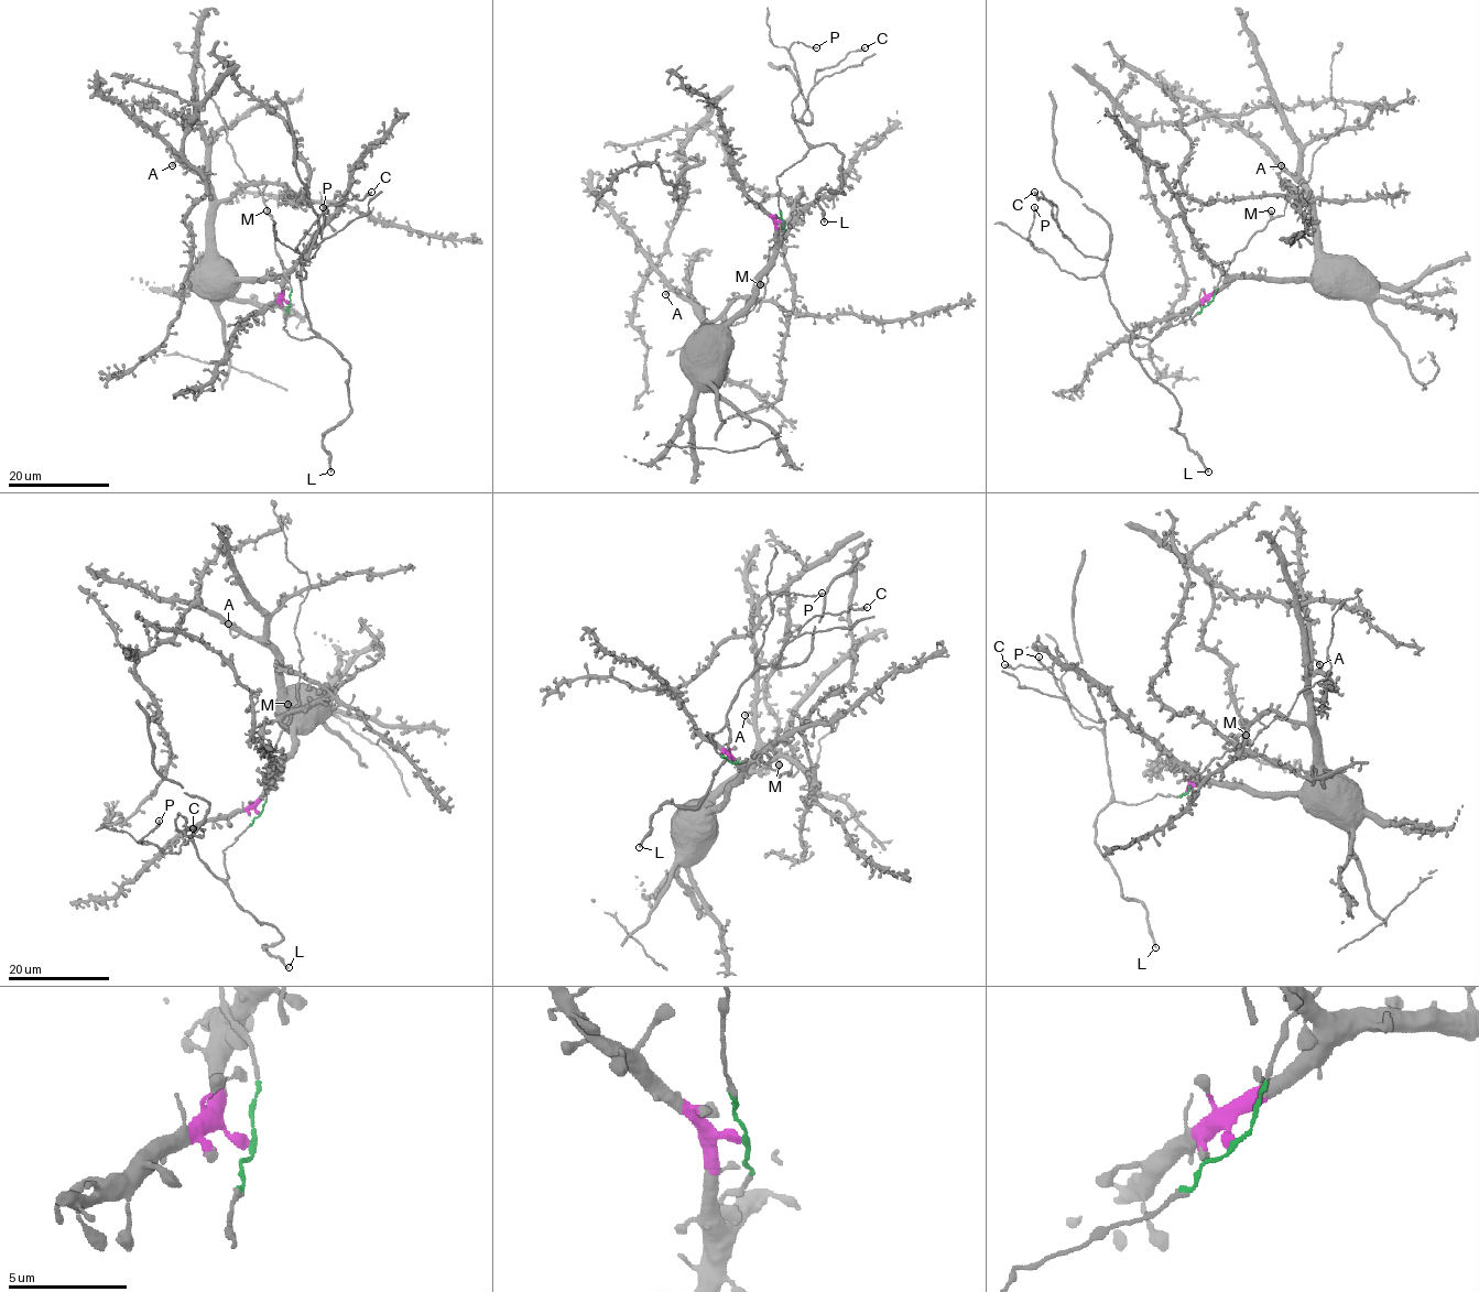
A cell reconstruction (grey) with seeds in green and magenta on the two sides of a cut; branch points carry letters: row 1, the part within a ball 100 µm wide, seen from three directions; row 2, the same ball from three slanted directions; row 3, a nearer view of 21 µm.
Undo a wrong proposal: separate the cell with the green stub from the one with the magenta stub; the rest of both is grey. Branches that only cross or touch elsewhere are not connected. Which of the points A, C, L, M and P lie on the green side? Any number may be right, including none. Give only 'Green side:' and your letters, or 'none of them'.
Green side: C, L, M, P

